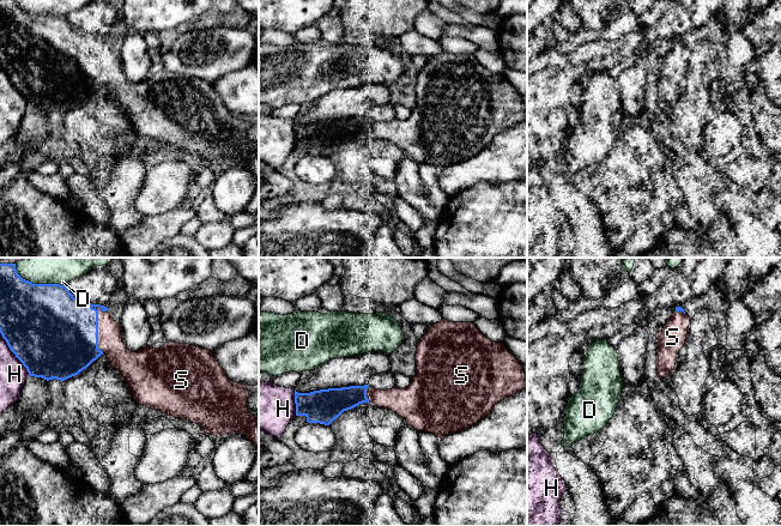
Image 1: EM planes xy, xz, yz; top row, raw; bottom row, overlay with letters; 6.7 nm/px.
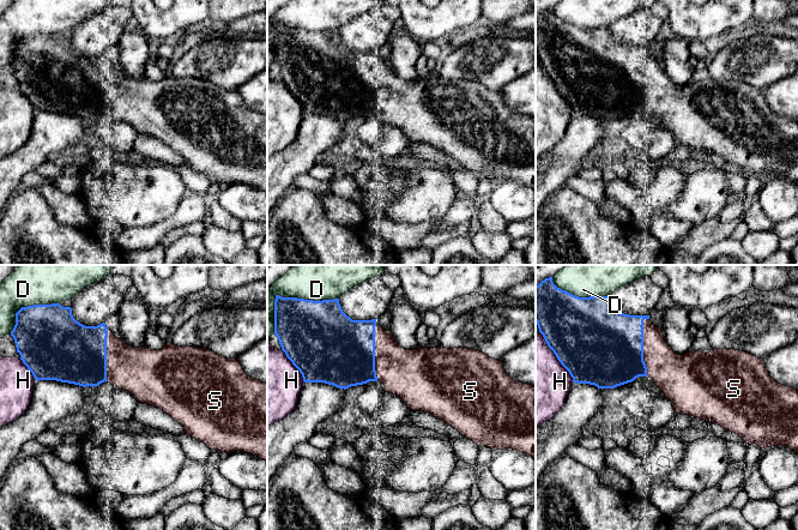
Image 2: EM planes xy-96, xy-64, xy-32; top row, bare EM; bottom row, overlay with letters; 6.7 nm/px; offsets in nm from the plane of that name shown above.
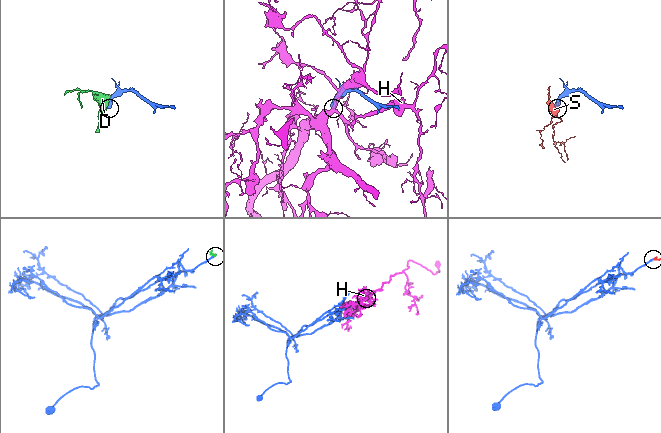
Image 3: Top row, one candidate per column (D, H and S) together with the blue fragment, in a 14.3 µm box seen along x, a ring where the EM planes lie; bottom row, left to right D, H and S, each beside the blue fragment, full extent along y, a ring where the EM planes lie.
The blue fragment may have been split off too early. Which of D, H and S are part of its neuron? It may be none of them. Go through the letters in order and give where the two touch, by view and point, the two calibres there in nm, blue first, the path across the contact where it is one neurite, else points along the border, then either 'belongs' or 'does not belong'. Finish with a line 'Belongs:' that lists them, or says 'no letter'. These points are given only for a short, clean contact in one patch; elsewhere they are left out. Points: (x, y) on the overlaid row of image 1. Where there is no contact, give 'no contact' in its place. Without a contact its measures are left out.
D: meets blue in xy at (37, 284); 500 nm thick on the blue side, 360 nm on the other; does not belong
H: meets blue in xy at (13, 352); 500 nm thick on the blue side, 180 nm on the other; does not belong
S: meets blue in xy at (97, 330); 500 nm thick on the blue side, 160 nm on the other; belongs
Belongs: S

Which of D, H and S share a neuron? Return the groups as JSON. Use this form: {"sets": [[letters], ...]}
{"sets": [["D"], ["H"], ["S"]]}

